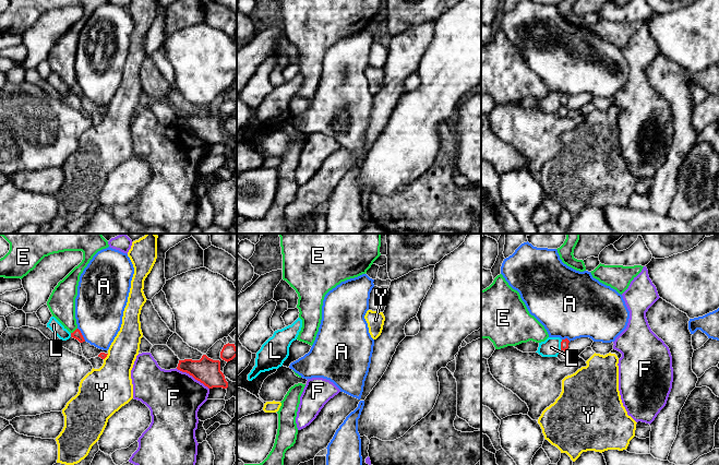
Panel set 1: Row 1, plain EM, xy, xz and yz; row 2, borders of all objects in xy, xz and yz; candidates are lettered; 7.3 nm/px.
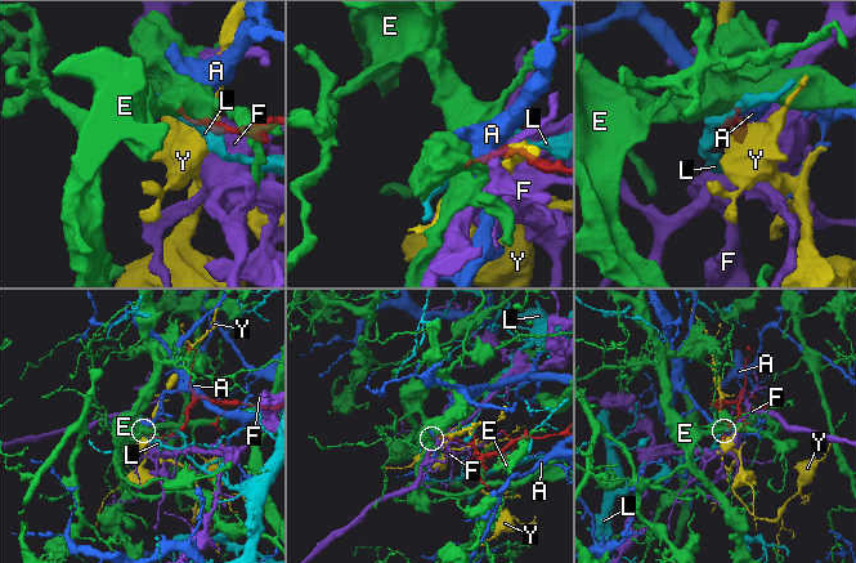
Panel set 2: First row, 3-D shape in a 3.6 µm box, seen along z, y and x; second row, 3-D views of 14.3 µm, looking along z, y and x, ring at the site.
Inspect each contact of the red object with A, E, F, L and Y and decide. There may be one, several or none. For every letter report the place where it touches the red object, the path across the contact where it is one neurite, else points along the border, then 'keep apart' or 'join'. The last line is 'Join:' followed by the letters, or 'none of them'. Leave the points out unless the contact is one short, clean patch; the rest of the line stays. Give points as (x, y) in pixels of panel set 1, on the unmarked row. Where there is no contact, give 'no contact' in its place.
A: contact xy (81, 90); border xy (78, 83), (85, 96); keep apart
E: contact xy (74, 86); border xy (76, 83), (71, 88); keep apart
F: contact xy (192, 131); keep apart
L: contact yz (561, 100); keep apart
Y: contact xy (106, 111); border xy (108, 109), (104, 115); keep apart
Join: none of them

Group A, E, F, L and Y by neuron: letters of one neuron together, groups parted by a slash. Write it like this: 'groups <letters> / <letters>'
groups A / E / F / L / Y

